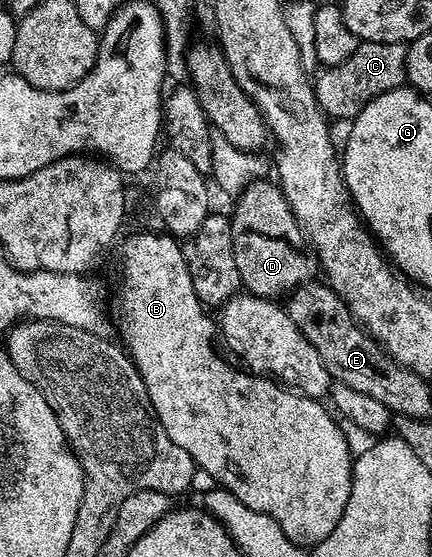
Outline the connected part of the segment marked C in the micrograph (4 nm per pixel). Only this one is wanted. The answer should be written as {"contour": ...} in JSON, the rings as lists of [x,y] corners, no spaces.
{"contour":[[[360,41],[357,51],[345,59],[345,63],[328,65],[319,78],[314,78],[315,98],[328,118],[353,119],[377,95],[390,89],[398,89],[406,82],[407,45],[397,43],[373,43]]]}

